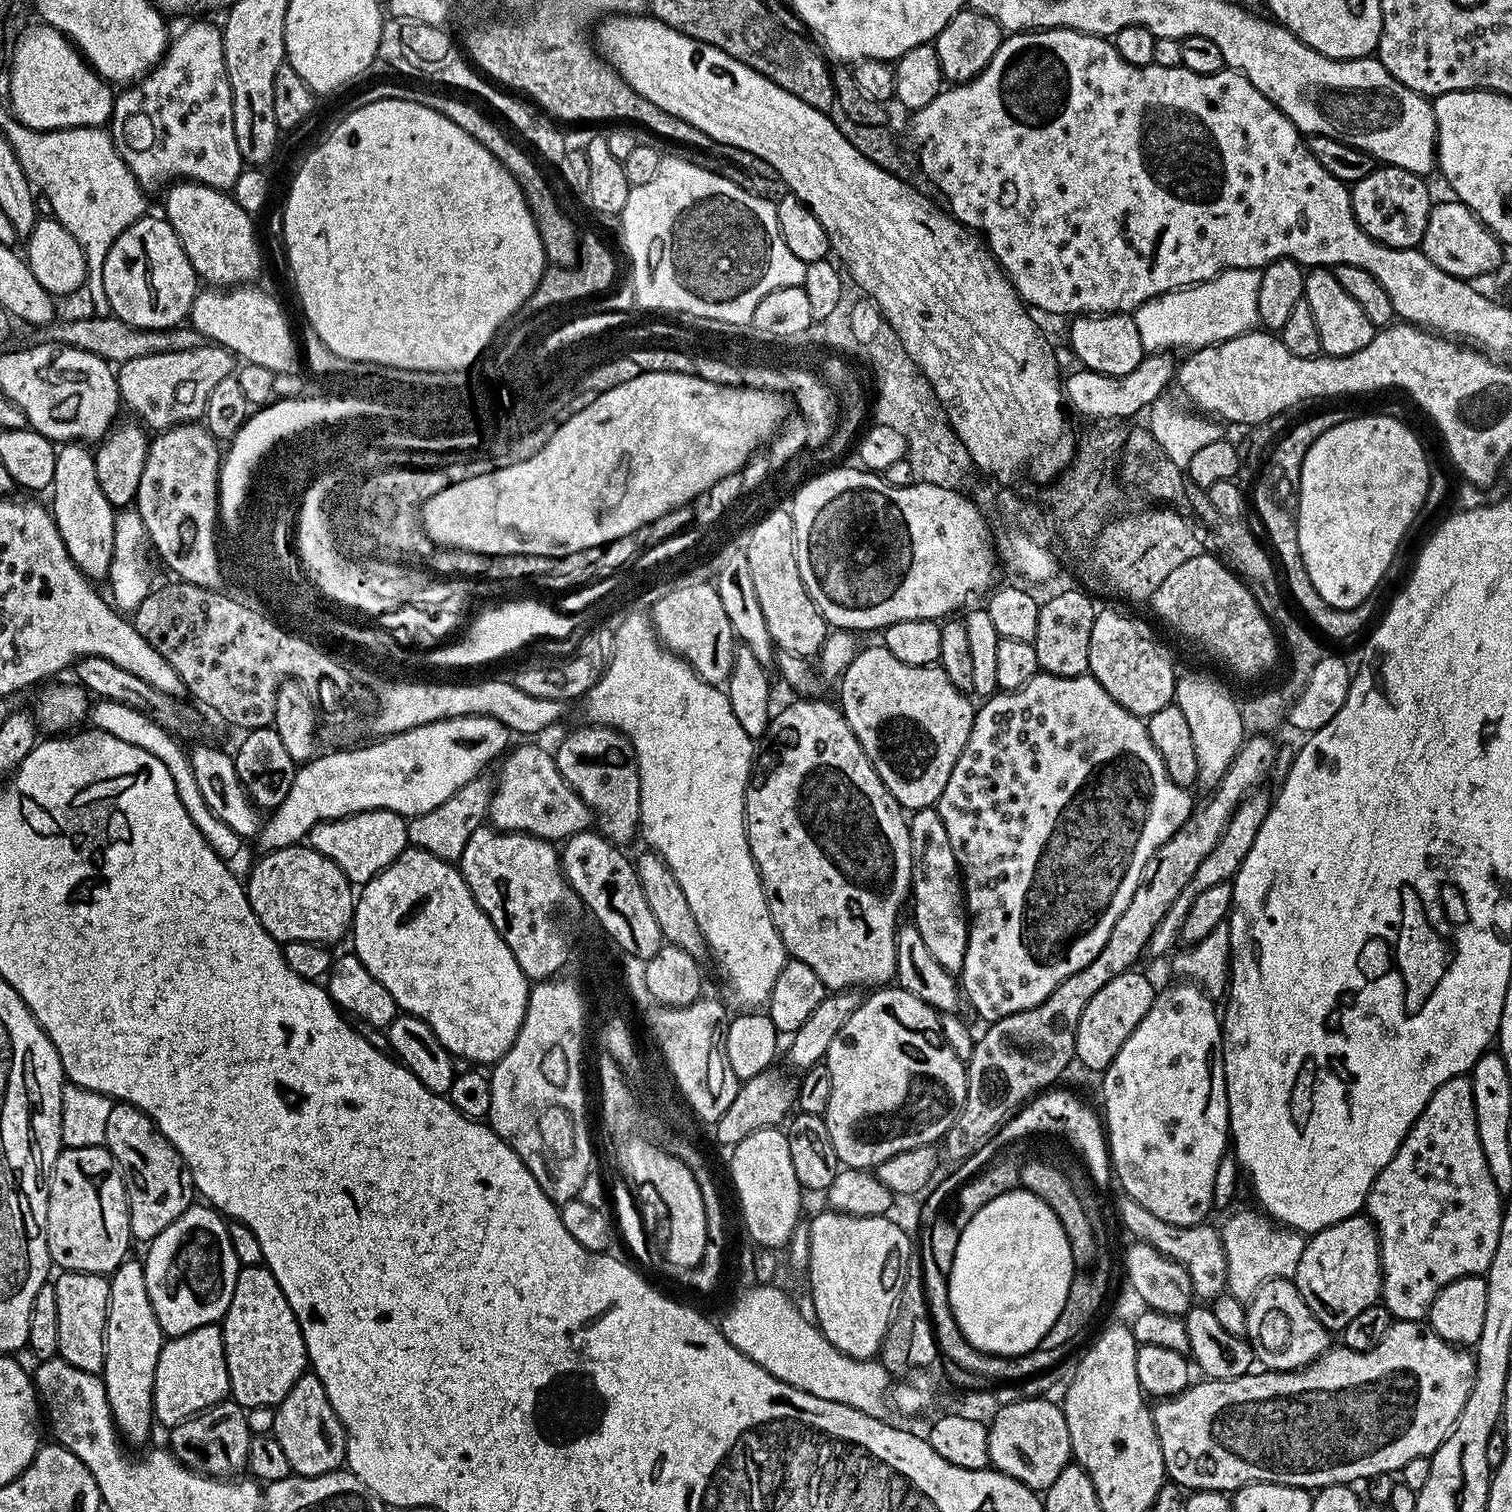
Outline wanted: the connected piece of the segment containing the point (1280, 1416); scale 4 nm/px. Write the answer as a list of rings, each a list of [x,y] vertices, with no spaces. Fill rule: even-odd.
[[[1396,1320],[1388,1333],[1368,1352],[1356,1352],[1345,1346],[1338,1346],[1338,1348],[1332,1346],[1308,1367],[1299,1371],[1256,1370],[1233,1380],[1201,1379],[1201,1384],[1193,1383],[1185,1388],[1181,1395],[1161,1399],[1157,1403],[1160,1405],[1152,1408],[1152,1421],[1158,1434],[1167,1479],[1175,1485],[1197,1492],[1223,1492],[1225,1494],[1235,1494],[1237,1490],[1247,1484],[1285,1484],[1295,1488],[1319,1490],[1331,1484],[1351,1485],[1356,1482],[1352,1480],[1367,1482],[1372,1476],[1388,1472],[1396,1474],[1406,1466],[1406,1462],[1410,1462],[1414,1458],[1431,1457],[1432,1453],[1438,1450],[1438,1446],[1442,1446],[1442,1442],[1452,1432],[1458,1414],[1462,1414],[1462,1406],[1466,1406],[1466,1398],[1470,1398],[1470,1390],[1475,1377],[1476,1362],[1471,1351],[1463,1352],[1460,1348],[1452,1349],[1436,1333],[1436,1330],[1425,1326],[1419,1320]]]

